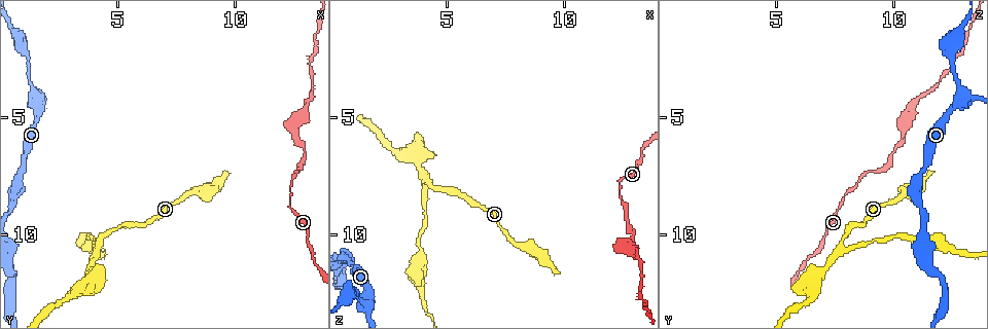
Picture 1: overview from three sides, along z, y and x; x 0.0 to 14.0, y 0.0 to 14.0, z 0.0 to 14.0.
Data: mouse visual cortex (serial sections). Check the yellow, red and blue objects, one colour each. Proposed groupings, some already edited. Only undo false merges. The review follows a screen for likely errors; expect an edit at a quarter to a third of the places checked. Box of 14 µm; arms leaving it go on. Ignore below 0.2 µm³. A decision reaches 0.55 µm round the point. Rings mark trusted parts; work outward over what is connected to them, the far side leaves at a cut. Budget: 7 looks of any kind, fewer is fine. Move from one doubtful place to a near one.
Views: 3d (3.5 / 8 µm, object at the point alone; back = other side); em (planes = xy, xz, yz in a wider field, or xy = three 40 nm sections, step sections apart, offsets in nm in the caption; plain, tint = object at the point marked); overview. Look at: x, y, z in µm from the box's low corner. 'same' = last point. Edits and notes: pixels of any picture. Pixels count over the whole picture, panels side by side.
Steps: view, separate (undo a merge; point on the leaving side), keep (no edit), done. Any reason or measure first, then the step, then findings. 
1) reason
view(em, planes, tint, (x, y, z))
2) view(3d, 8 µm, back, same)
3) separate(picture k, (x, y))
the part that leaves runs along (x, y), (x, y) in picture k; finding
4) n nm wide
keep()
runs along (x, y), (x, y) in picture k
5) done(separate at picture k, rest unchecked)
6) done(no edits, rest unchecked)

sharp bend
view(em, xy, step 5, tint, (4.2, 10.7, 7.7))

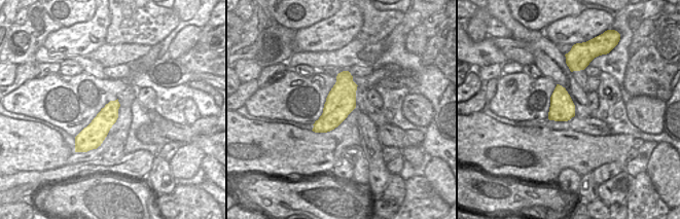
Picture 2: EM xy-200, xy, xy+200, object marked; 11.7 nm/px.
wider look
view(3d, 3.5 µm, same)

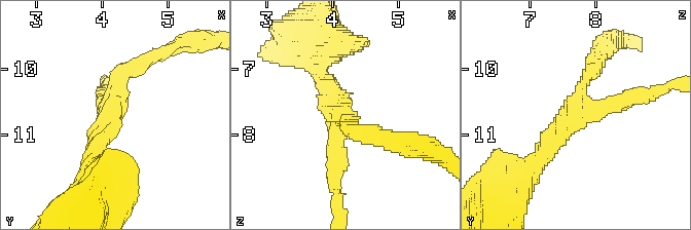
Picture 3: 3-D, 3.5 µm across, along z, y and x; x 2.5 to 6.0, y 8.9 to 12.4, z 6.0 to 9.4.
3 arms
keep()
runs along (599, 60), (539, 160) in picture 3; continuous, no second cell

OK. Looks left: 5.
arms part here
view(3d, 3.5 µm, back, (1.6, 4.2, 13.1))

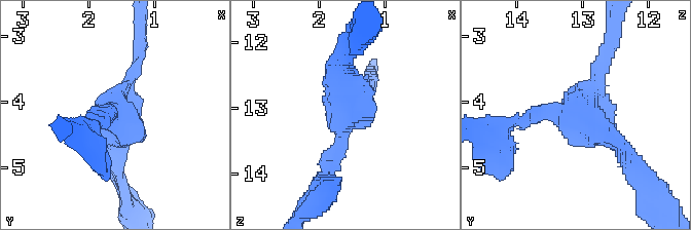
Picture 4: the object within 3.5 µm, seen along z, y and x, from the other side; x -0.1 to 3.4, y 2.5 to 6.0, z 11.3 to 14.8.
now the EM
view(em, xy, step 3, tint, (1.65, 4.15, 13.00))

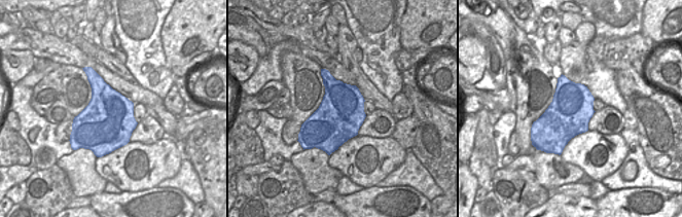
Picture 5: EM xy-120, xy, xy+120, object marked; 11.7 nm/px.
keep()
runs along (111, 159), (111, 111), (140, 58) in picture 4; one cell here

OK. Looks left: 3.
abrupt turn
view(3d, 3.5 µm, back, (12.5, 5.4, 10.4))

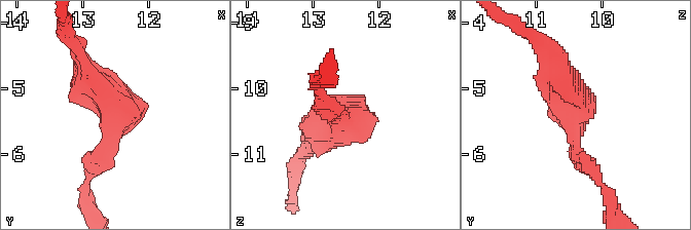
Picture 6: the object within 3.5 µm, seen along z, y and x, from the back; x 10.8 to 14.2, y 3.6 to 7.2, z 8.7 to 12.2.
view(em, xy, step 1, tint, (12.50, 5.45, 10.45))

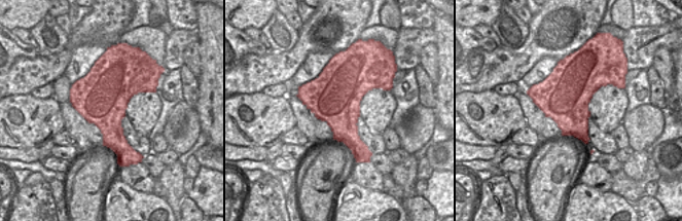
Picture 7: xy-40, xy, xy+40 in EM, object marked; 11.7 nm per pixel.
600 nm wide
keep()
runs along (595, 175), (574, 140), (560, 67) in picture 6; continuous, no second cell

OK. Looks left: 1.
done(no edits, rest unchecked)

